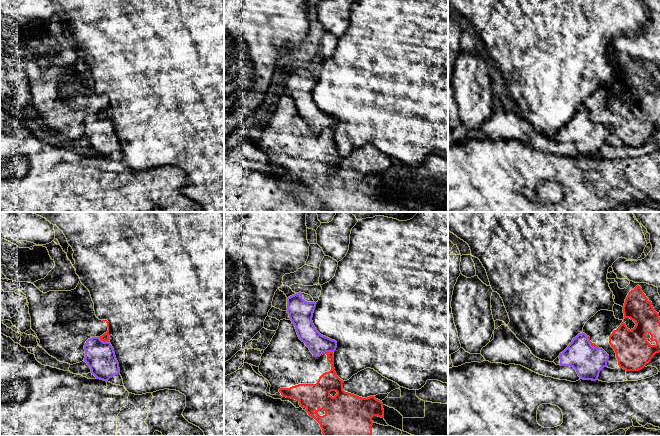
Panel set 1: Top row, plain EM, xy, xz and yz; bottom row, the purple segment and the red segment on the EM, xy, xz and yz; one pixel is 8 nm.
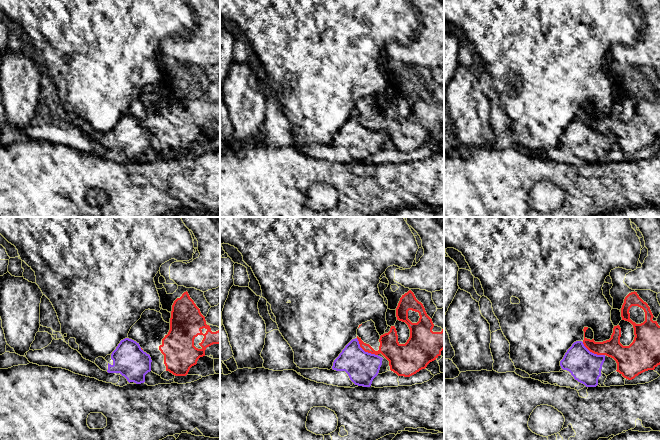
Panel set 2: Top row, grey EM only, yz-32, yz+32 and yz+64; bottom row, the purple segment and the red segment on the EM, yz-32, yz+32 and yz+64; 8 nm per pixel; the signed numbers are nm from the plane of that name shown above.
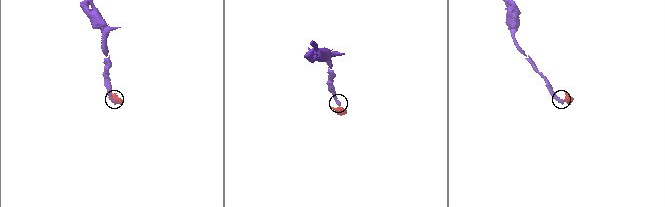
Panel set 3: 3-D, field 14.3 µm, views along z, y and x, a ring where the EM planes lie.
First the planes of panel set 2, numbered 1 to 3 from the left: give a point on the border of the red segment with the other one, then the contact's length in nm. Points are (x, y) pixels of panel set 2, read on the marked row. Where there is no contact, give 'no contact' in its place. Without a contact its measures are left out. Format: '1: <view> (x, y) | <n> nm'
1: yz-32 (141, 349) | 30 nm
2: yz+32 (364, 351) | 220 nm
3: yz+64 (593, 353) | 220 nm

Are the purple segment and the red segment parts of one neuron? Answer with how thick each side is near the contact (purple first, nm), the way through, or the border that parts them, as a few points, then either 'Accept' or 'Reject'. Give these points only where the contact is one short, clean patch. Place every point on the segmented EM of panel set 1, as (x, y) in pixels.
Thickness 160 nm (purple) against 160 nm. Boundary: xz (332, 351), (326, 351), (321, 354). Reject

